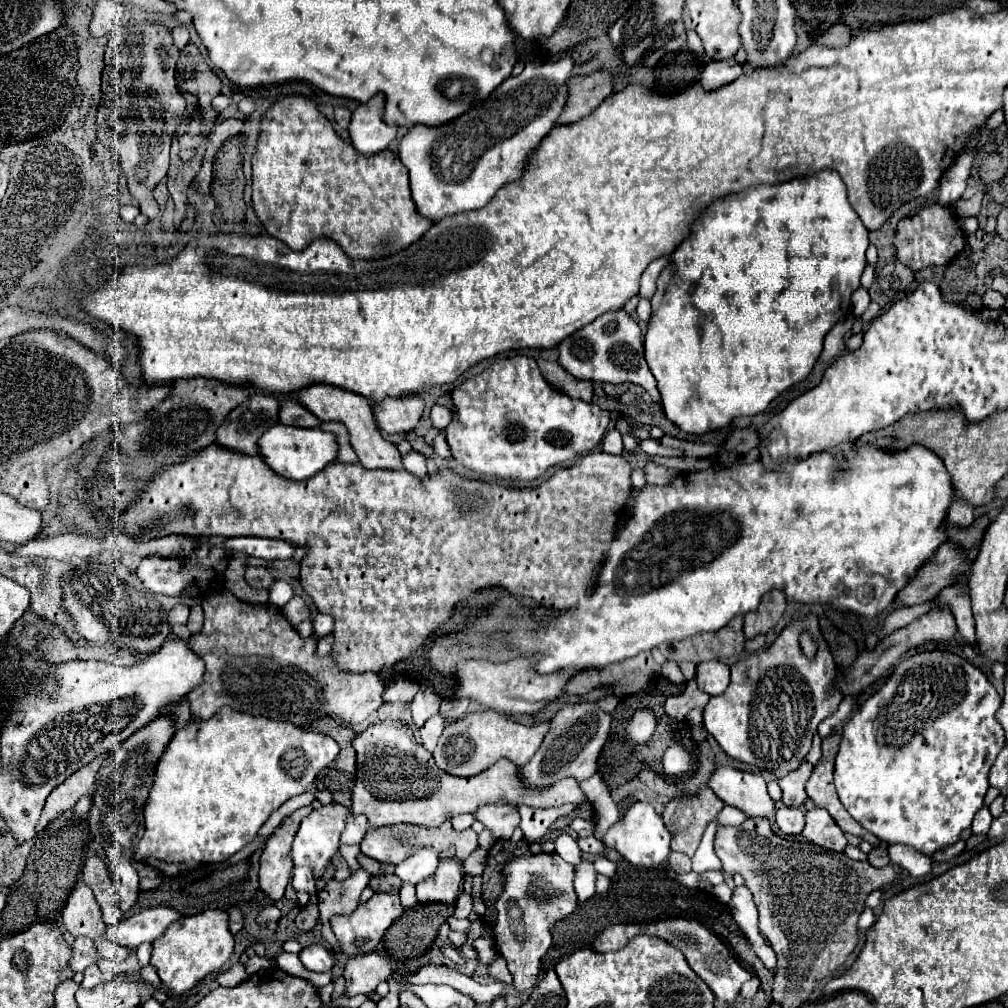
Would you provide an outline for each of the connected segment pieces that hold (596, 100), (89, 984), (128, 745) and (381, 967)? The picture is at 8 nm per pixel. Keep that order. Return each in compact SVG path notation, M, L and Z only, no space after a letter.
M591 72L589 76L573 76L569 80L569 100L557 124L571 124L591 114L613 92L613 76L609 72Z
M91 964L87 970L85 970L85 978L83 978L83 988L93 988L93 986L97 986L99 982L103 980L103 976L101 976L101 970L99 970L99 966L97 964Z
M157 718L145 728L137 730L127 742L117 746L111 756L103 762L97 776L97 790L93 796L93 806L89 812L89 830L93 838L107 850L107 858L115 862L115 872L119 876L121 910L127 914L139 896L139 876L131 864L133 850L143 836L143 804L153 782L153 772L159 756L163 754L167 742L175 732L175 724L169 718Z
M377 952L365 956L353 956L345 966L347 996L373 992L377 984L387 980L391 974L393 974L393 964L389 956L381 956Z

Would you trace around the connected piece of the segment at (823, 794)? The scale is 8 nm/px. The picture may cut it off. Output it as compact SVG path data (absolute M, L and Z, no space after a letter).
M833 732L827 738L823 738L823 746L821 746L823 748L823 756L815 764L813 774L811 774L809 782L805 784L807 796L815 802L815 806L829 810L829 814L839 824L839 828L843 828L843 832L855 834L855 836L871 842L873 846L877 846L879 838L869 834L857 820L853 820L851 814L843 808L841 800L837 798L835 786L833 786L833 766L835 766L833 762L835 762L835 754L839 750L839 740L841 740L841 736L837 732Z

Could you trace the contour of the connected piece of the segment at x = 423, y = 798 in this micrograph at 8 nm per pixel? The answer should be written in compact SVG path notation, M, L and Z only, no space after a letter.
M383 720L367 726L355 734L353 748L357 752L355 788L351 792L351 814L365 814L371 826L391 824L417 824L439 826L455 814L473 814L481 804L527 804L535 808L563 806L573 802L581 806L587 798L579 790L579 784L571 778L559 780L549 790L527 790L515 774L515 764L499 760L485 772L471 778L451 776L435 766L431 752L423 744L415 742L413 730L399 720Z

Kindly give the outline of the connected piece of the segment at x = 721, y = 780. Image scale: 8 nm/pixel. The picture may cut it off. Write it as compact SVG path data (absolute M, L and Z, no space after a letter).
M717 766L707 786L725 804L741 808L749 818L751 816L771 818L775 812L775 802L767 794L765 778L761 774L735 770L731 766Z

